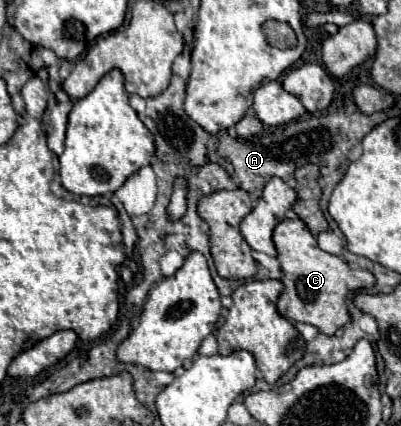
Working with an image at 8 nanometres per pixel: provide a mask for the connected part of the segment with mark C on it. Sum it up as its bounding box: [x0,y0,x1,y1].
[274,219,376,335]

